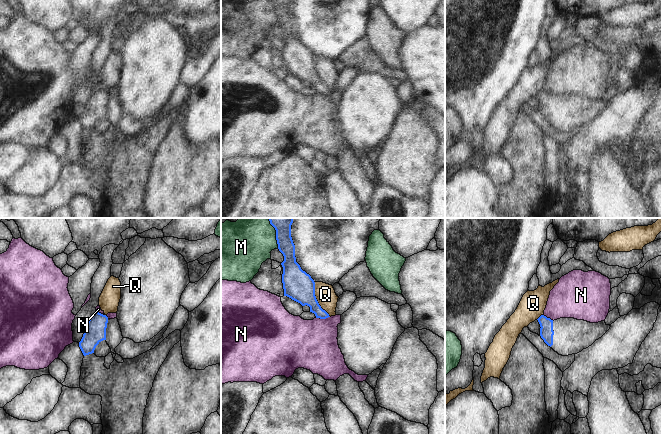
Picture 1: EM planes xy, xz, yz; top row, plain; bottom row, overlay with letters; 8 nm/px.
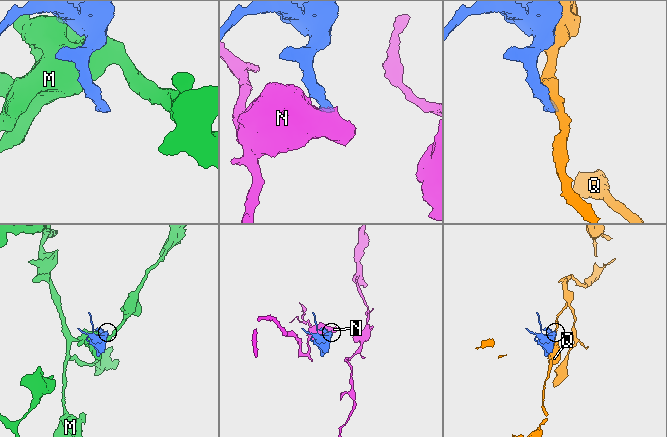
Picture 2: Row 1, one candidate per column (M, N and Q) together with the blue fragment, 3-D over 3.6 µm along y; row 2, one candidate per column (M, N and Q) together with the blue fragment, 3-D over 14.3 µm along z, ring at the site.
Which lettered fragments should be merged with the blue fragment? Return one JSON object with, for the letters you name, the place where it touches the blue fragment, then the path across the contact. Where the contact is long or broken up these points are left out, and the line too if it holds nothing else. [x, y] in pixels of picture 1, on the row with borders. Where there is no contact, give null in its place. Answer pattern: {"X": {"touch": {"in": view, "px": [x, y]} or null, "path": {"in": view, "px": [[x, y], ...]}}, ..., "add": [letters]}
{"add": []}

